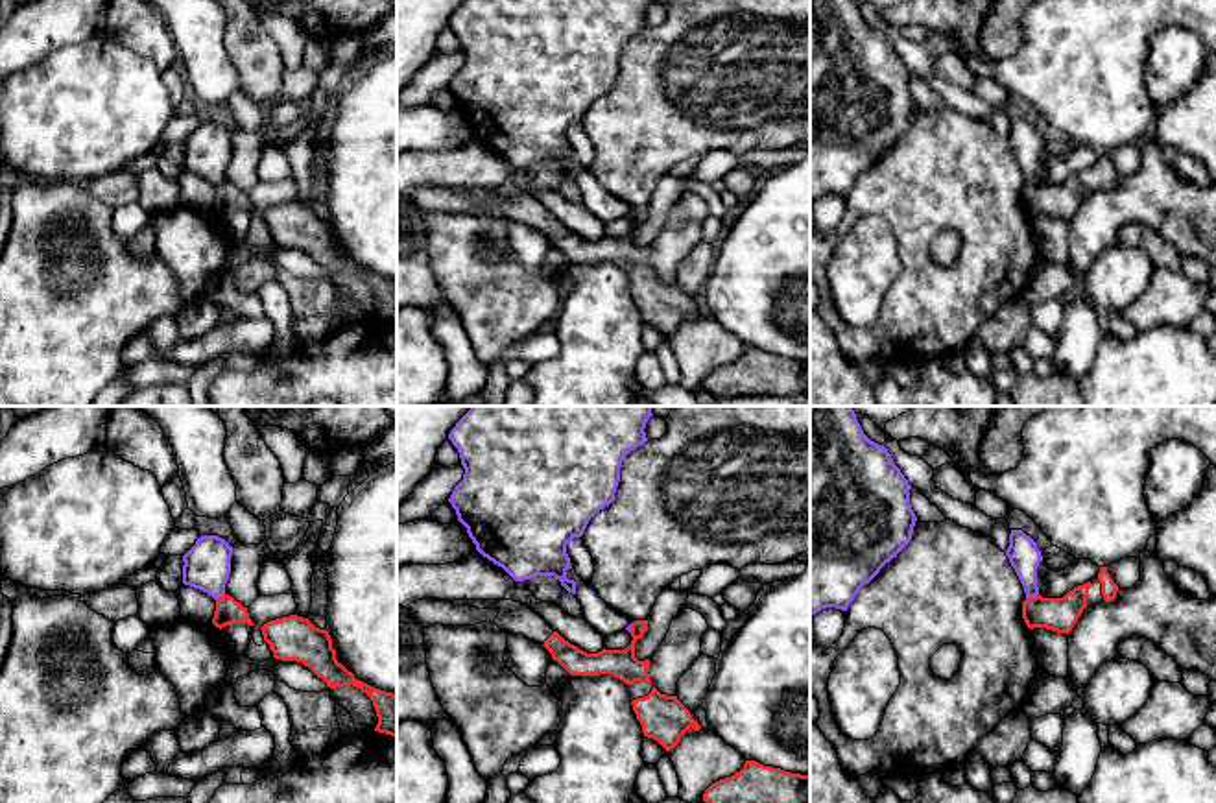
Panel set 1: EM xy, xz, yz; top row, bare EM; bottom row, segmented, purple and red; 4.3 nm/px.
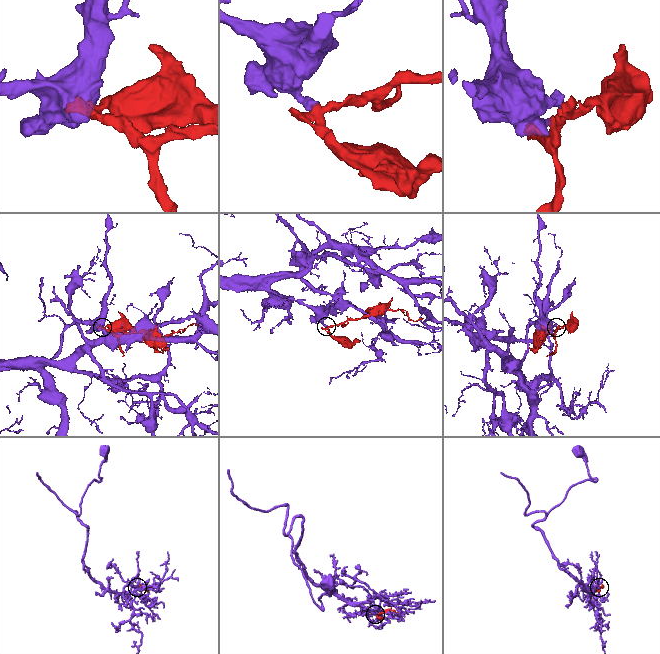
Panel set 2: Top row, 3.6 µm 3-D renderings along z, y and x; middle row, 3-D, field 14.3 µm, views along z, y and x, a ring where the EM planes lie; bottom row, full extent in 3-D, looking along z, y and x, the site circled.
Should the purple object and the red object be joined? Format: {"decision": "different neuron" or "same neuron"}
{"decision": "different neuron"}

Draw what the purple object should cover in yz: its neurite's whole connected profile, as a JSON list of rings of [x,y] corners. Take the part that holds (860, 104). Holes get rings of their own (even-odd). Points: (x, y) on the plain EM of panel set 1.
[[[810,0],[810,203],[827,194],[847,198],[860,175],[910,129],[917,107],[910,76],[888,35],[864,20],[856,0]]]

